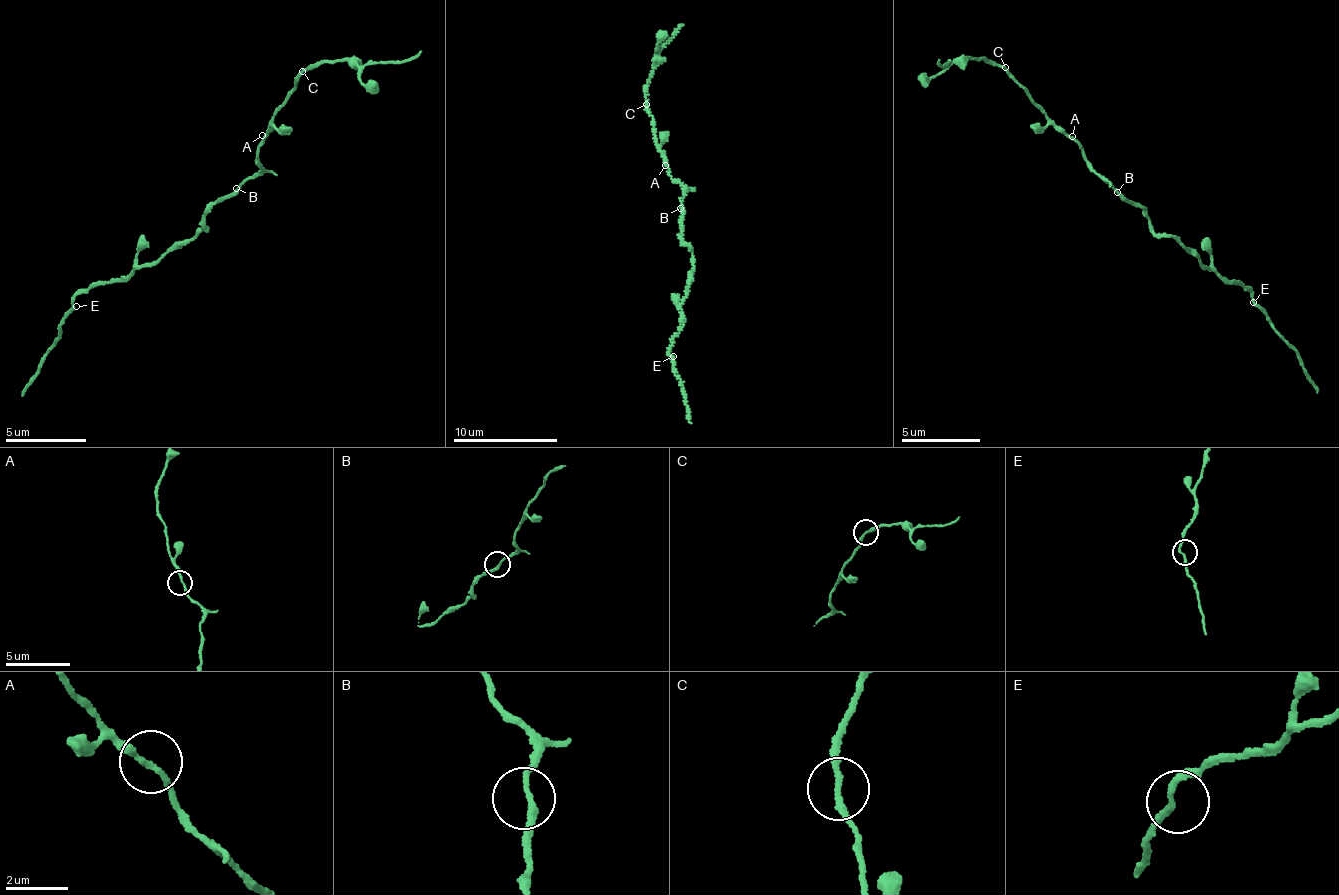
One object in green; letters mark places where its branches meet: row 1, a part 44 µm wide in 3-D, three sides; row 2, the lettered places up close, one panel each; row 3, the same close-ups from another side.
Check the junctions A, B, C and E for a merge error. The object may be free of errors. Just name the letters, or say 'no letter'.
no letter

